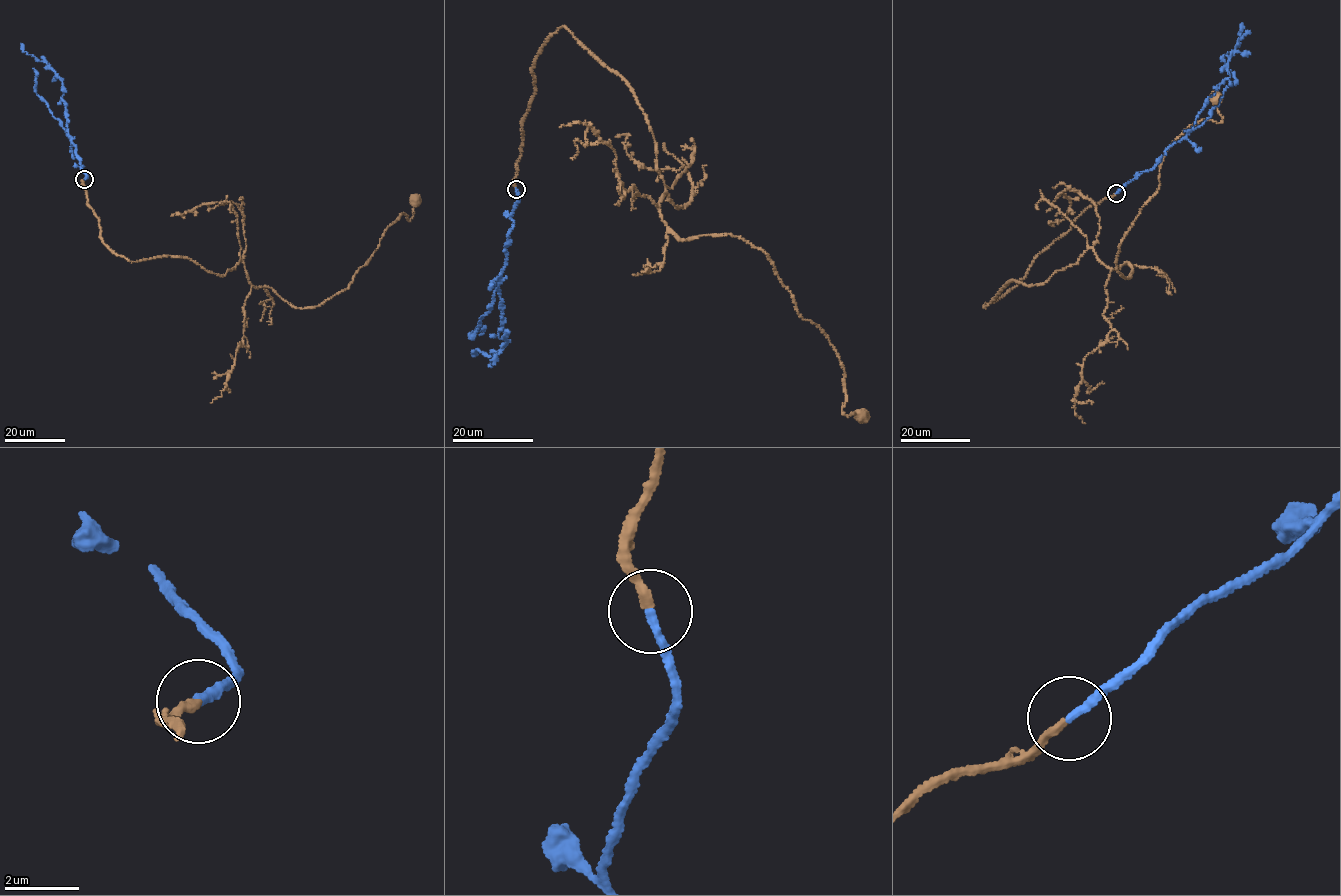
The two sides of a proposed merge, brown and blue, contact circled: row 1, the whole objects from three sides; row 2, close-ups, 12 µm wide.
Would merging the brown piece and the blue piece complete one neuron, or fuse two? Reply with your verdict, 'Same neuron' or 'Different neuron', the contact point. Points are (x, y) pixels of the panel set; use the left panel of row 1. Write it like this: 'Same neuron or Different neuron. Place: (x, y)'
Same neuron. Place: (84, 179)

